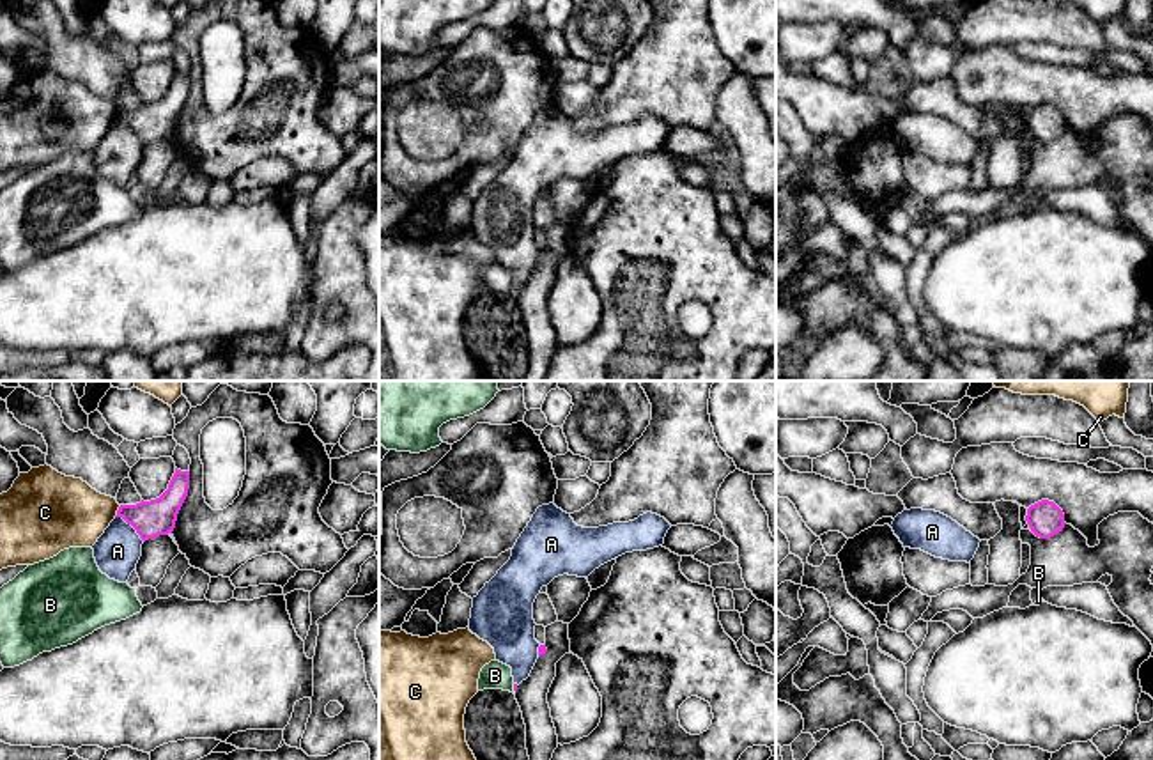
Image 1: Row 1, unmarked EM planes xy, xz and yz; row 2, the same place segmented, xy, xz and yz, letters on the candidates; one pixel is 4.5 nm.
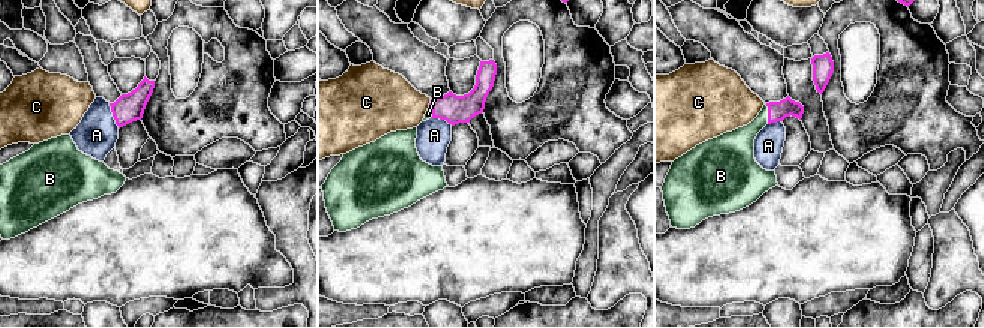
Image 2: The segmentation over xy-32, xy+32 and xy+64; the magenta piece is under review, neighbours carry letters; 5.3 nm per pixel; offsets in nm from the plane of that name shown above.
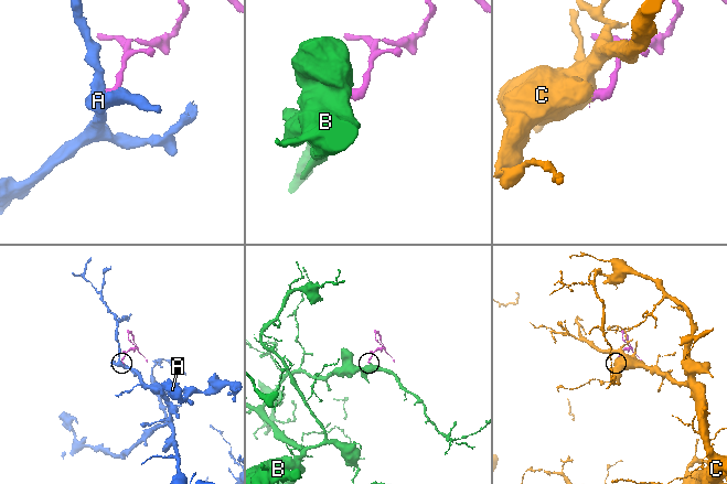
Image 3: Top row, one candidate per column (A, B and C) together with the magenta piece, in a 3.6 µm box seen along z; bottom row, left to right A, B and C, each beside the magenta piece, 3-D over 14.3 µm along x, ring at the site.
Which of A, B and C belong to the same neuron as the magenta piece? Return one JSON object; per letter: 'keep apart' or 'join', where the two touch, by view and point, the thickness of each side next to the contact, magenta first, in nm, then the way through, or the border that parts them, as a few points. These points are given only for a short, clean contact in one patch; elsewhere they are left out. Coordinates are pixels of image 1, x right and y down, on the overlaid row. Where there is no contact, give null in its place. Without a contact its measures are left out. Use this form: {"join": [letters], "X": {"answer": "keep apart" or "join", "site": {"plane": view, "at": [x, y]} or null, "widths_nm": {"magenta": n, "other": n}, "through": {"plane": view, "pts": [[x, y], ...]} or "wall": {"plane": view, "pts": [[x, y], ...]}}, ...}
{"join": ["B"], "A": {"answer": "keep apart", "site": {"plane": "xy", "at": [131, 525]}, "widths_nm": {"magenta": 170, "other": 200}, "wall": {"plane": "xy", "pts": [[116, 516], [121, 516], [144, 541]]}}, "B": {"answer": "join", "site": {"plane": "xz", "at": [514, 688]}, "widths_nm": {"magenta": 20, "other": 130}, "through": {"plane": "xz", "pts": [[514, 684], [514, 688], [495, 675]]}}, "C": {"answer": "keep apart", "site": {"plane": "xy", "at": [117, 511]}, "widths_nm": {"magenta": 170, "other": 320}, "wall": {"plane": "xy", "pts": [[121, 505], [114, 516]]}}}

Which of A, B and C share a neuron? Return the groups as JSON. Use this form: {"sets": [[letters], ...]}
{"sets": [["A"], ["B"], ["C"]]}

